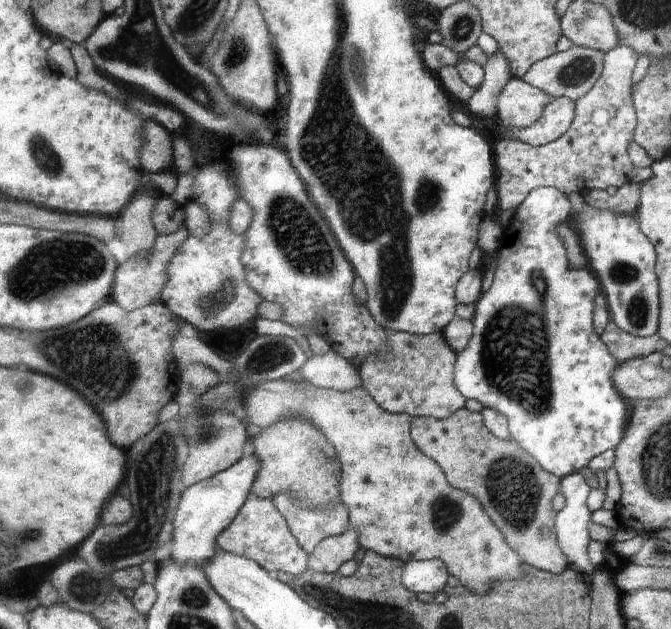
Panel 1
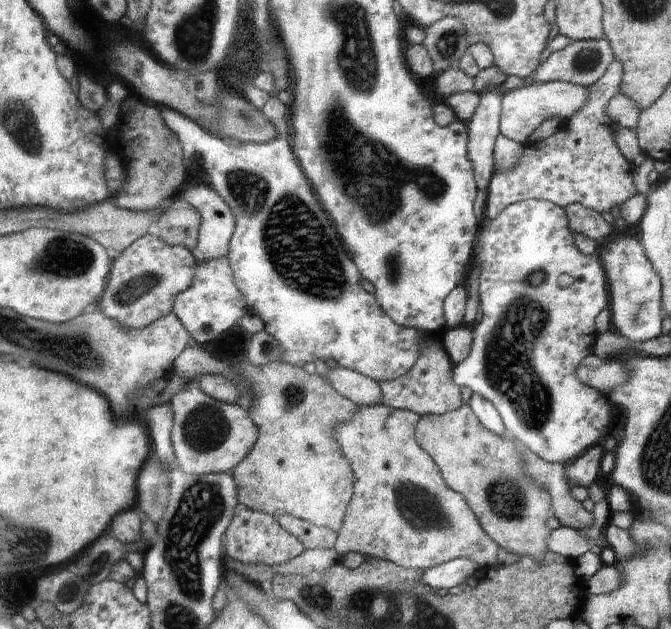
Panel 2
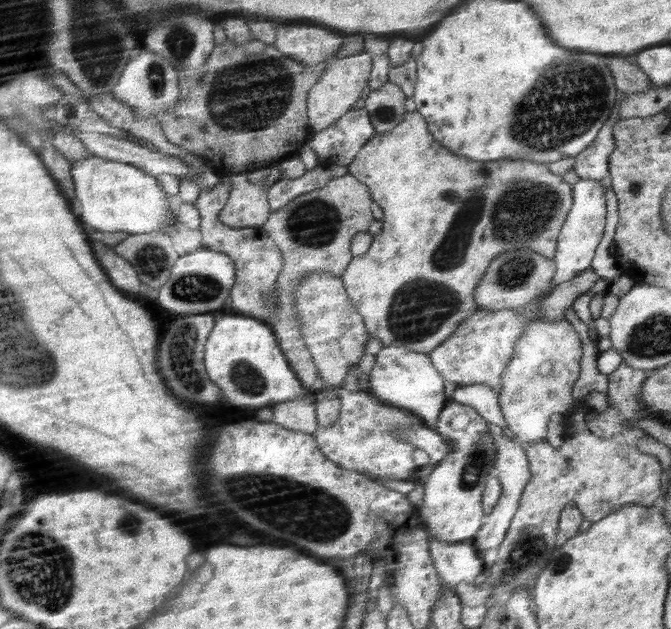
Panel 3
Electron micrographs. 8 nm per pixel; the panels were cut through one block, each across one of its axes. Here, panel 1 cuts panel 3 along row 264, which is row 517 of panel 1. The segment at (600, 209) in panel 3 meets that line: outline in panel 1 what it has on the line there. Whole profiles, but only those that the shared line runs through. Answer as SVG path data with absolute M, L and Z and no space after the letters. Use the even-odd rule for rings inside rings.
M580 472L560 480L560 493L565 497L565 508L557 513L556 532L557 544L560 546L562 553L568 558L568 565L572 566L573 569L577 569L578 572L586 572L586 575L592 576L596 567L592 565L587 556L587 549L591 542L587 527L593 514L586 505L590 492L590 486L588 486L586 478Z

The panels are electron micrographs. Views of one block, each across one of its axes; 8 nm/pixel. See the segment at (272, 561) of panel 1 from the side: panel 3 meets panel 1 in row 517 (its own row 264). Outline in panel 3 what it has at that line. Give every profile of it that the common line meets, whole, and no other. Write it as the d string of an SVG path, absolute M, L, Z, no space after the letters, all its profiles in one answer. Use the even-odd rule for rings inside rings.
M225 179L220 180L220 184L216 184L214 188L202 188L199 190L200 196L194 202L195 207L200 213L199 230L202 234L202 246L207 249L224 252L230 255L237 266L237 277L233 285L232 306L244 314L250 314L250 317L259 319L266 324L274 324L278 318L279 306L276 303L270 303L267 294L274 290L277 282L278 274L281 272L282 254L278 250L278 246L268 236L265 230L260 227L234 228L226 226L220 222L219 214L224 208L228 208L227 200L232 195L230 190L230 182Z

